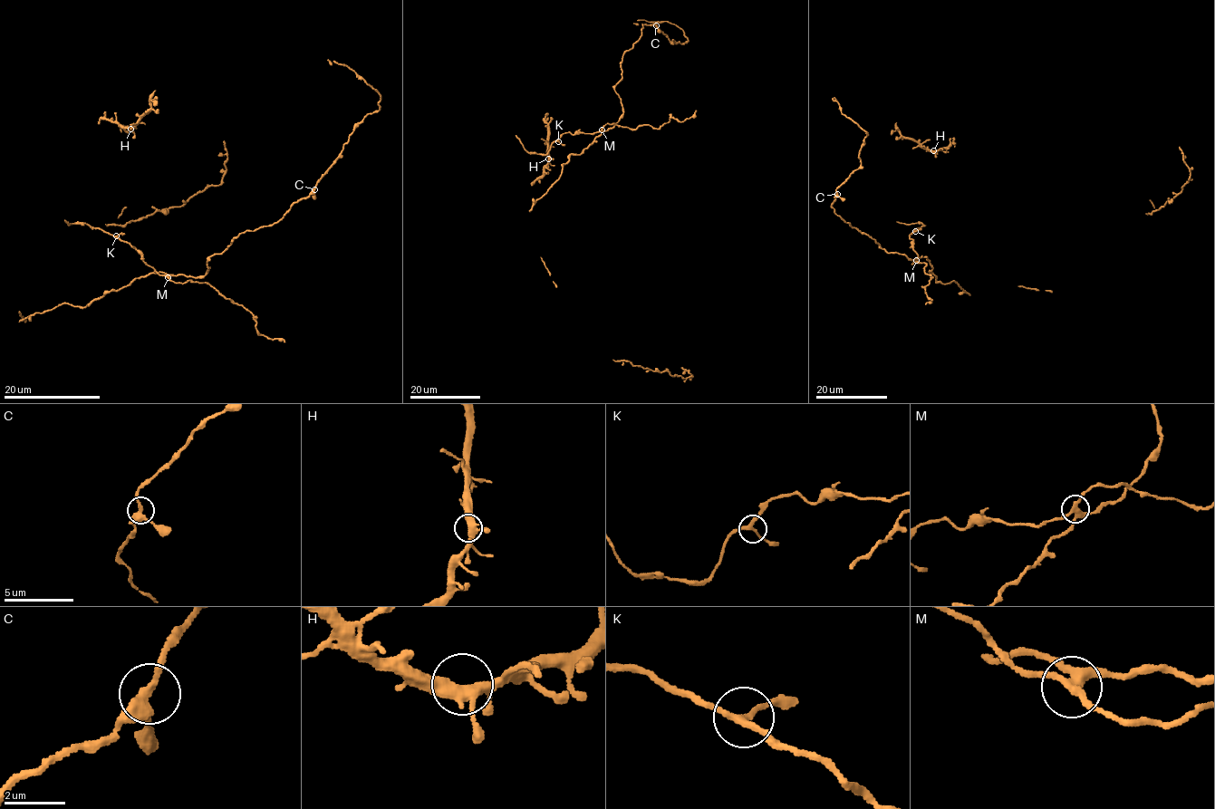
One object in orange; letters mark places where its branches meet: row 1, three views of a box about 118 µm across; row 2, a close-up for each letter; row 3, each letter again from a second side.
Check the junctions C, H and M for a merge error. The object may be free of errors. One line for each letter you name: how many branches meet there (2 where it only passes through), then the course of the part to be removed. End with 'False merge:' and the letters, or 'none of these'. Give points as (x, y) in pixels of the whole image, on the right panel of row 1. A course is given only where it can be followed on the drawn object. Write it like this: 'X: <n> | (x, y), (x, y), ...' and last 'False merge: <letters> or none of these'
M: 4 | (916, 260), (911, 264), (926, 264), (925, 274), (932, 276), (926, 286), (926, 294), (931, 303), (925, 304)
False merge: M

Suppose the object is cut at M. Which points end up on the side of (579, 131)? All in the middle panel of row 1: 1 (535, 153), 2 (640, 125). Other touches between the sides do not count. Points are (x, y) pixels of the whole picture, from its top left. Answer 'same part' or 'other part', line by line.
1: same part
2: same part

